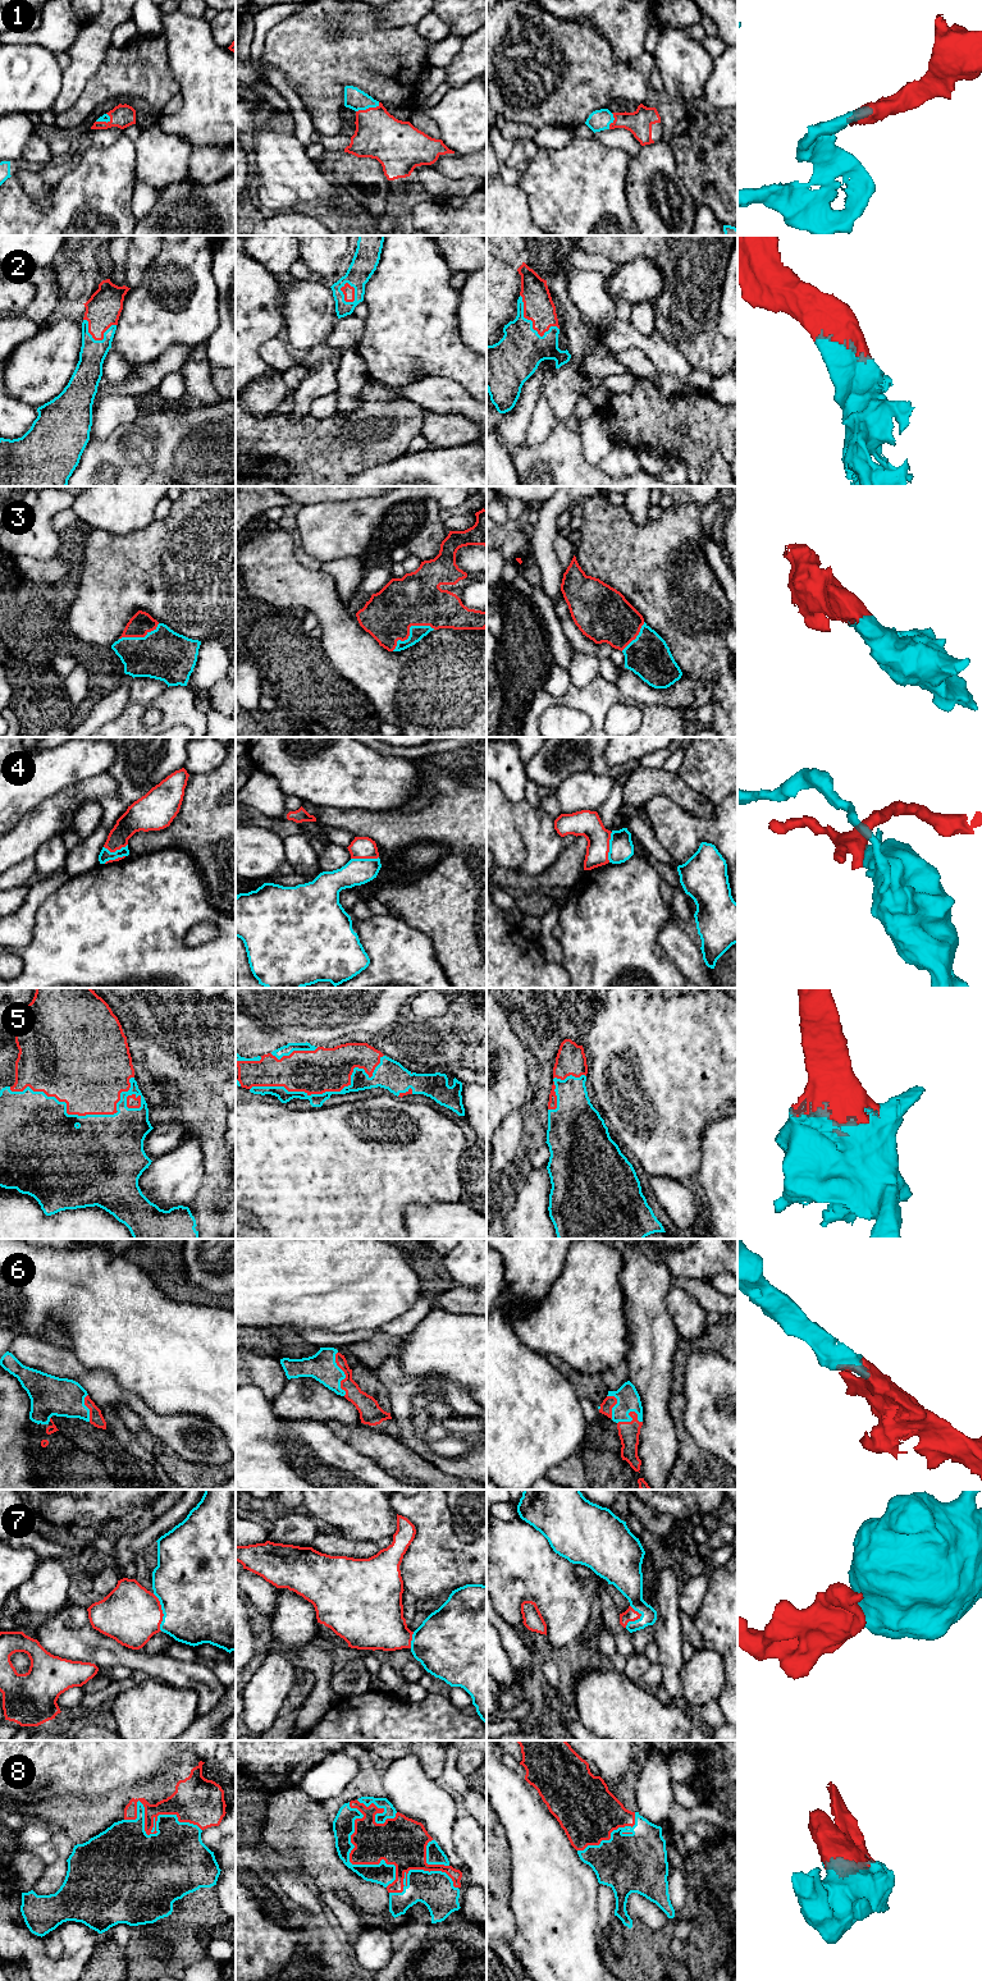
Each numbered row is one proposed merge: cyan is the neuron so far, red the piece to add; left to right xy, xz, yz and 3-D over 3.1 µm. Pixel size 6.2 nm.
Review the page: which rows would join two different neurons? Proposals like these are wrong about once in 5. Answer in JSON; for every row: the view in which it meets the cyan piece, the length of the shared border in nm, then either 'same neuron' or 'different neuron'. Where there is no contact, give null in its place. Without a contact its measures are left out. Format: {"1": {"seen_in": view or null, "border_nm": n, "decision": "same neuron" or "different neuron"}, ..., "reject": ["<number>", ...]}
{"1": {"seen_in": "xz", "border_nm": 160, "decision": "same neuron"}, "2": {"seen_in": "yz", "border_nm": 340, "decision": "same neuron"}, "3": {"seen_in": "xz", "border_nm": 300, "decision": "same neuron"}, "4": {"seen_in": "yz", "border_nm": 190, "decision": "different neuron"}, "5": {"seen_in": "xy", "border_nm": 800, "decision": "same neuron"}, "6": {"seen_in": "xz", "border_nm": 280, "decision": "same neuron"}, "7": {"seen_in": "xy", "border_nm": 240, "decision": "same neuron"}, "8": {"seen_in": "xy", "border_nm": 500, "decision": "same neuron"}, "reject": ["4"]}

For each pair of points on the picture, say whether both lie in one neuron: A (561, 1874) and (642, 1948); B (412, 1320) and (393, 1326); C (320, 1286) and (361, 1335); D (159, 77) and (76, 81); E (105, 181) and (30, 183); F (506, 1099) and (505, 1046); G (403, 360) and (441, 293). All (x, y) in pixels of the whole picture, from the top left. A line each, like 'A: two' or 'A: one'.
A: two
B: one
C: two
D: two
E: two
F: one
G: one

